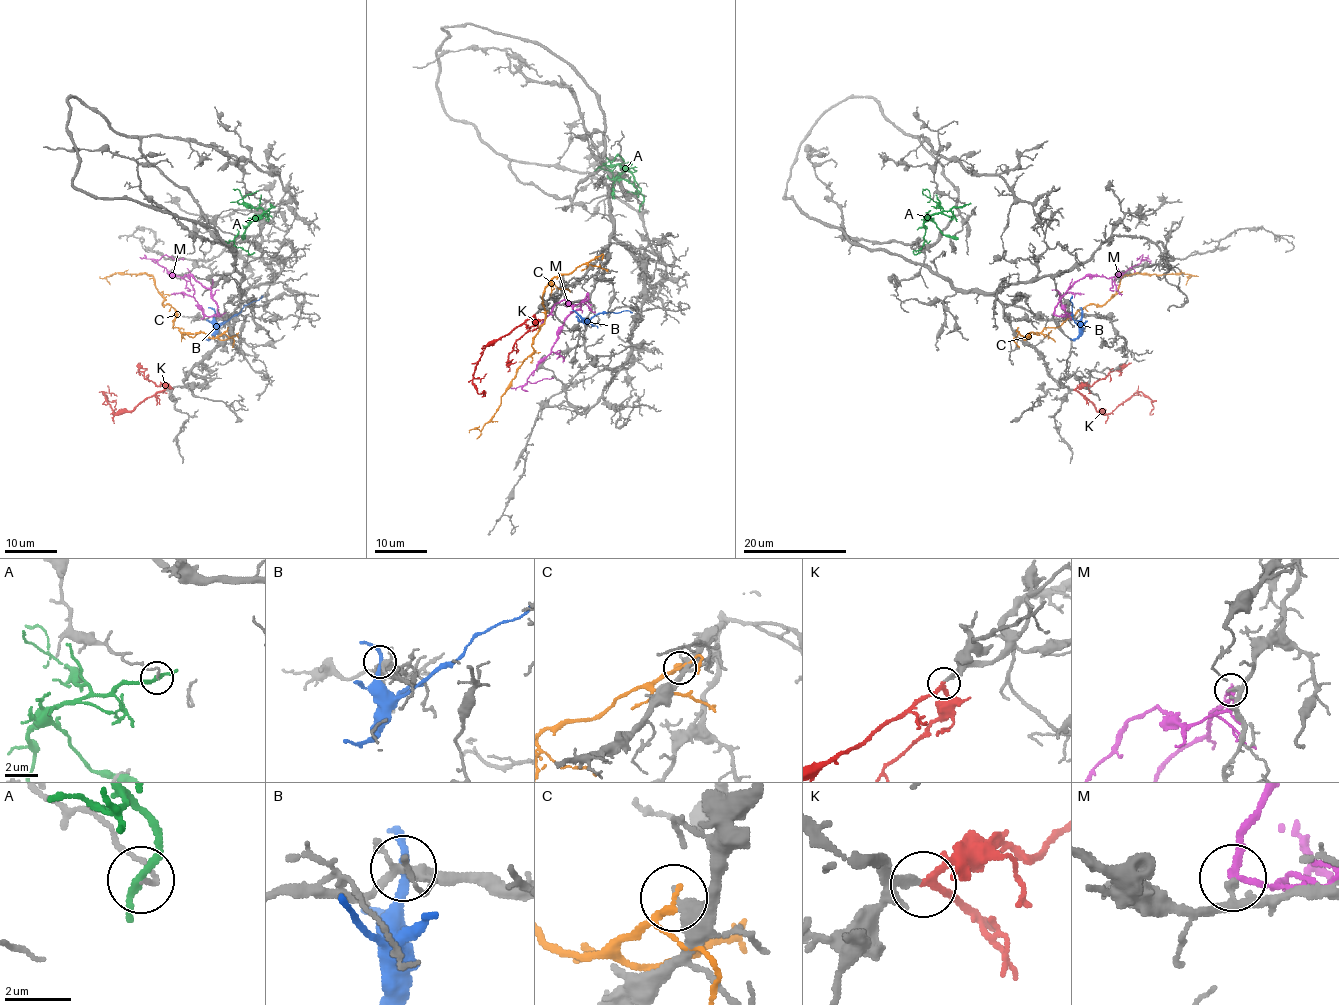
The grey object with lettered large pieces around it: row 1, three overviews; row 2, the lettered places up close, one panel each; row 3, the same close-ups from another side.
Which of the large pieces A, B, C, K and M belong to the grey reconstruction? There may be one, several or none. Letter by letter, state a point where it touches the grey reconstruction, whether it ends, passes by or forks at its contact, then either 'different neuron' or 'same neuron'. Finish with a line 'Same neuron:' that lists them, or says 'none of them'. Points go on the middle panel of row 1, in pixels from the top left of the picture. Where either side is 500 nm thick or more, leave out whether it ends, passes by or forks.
A: meets grey at (641, 204); it passes by; different neuron
B: meets grey at (584, 322); it passes by; different neuron
C: meets grey at (596, 257); it passes by; different neuron
K: meets grey at (534, 314); it passes by; same neuron
M: meets grey at (587, 294); it passes by; different neuron
Same neuron: K

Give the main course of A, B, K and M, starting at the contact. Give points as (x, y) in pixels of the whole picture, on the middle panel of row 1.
A: (641, 204), (643, 195), (634, 185), (632, 176), (618, 164), (604, 164), (618, 154), (623, 161)
B: (584, 322), (600, 313), (632, 312)
K: (534, 314), (486, 346), (473, 376), (476, 390), (482, 392)
M: (587, 293), (580, 306), (564, 322), (551, 352), (527, 381), (553, 378)

